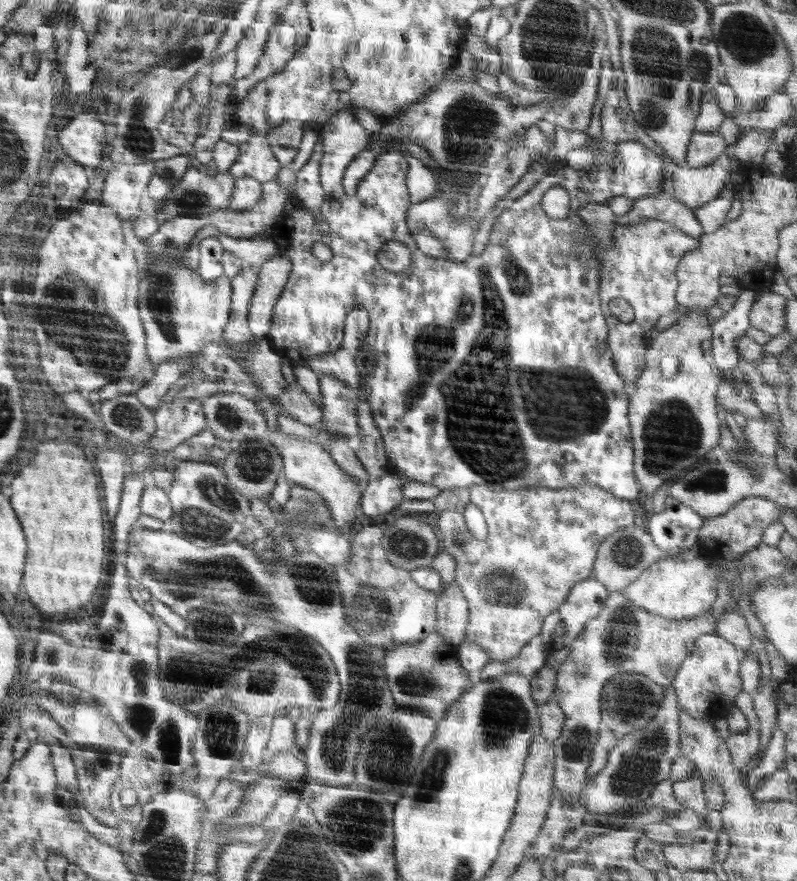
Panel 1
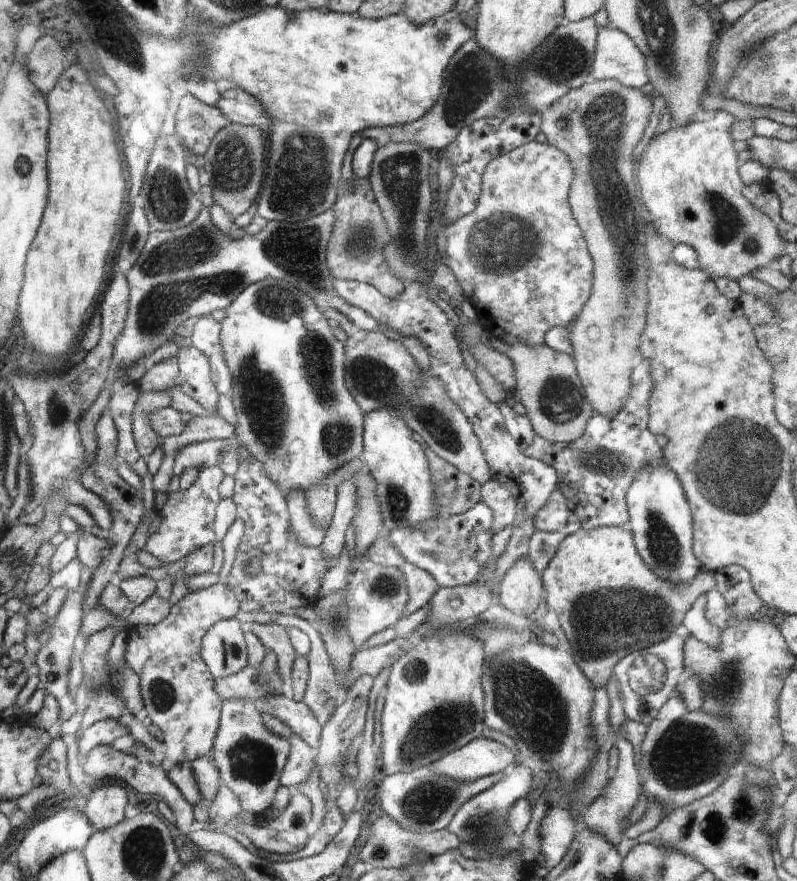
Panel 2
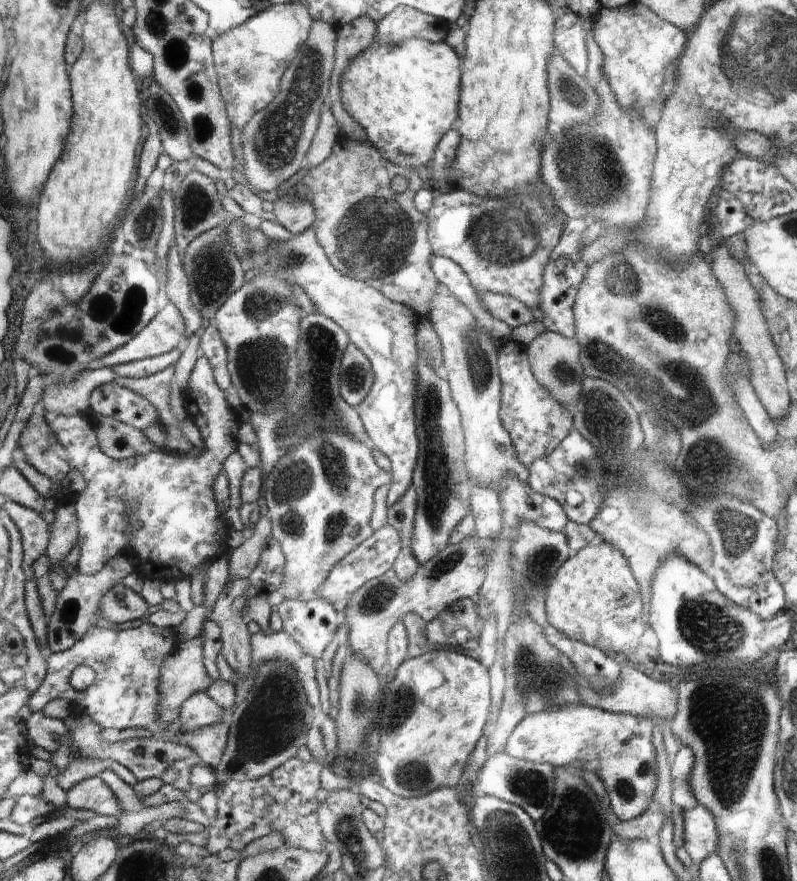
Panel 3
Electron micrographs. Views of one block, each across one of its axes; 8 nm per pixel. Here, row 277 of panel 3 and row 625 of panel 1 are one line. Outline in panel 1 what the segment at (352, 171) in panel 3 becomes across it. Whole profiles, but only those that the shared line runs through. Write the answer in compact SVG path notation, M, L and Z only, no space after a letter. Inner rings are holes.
M366 525L355 532L350 545L352 557L345 564L332 568L354 628L367 644L390 651L400 644L416 644L436 632L438 593L422 588L414 580L412 571L388 563L381 545L383 534L384 530L378 525Z

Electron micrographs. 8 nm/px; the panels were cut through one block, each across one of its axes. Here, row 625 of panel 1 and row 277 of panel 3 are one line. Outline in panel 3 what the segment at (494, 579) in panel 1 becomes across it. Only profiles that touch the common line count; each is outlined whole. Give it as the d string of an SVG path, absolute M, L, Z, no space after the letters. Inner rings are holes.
M538 182L533 195L516 190L502 196L483 198L465 190L451 188L435 194L429 214L429 242L438 256L453 260L468 276L476 292L508 294L526 307L541 306L542 274L552 249L559 243L566 216L557 208L557 199L549 186Z

